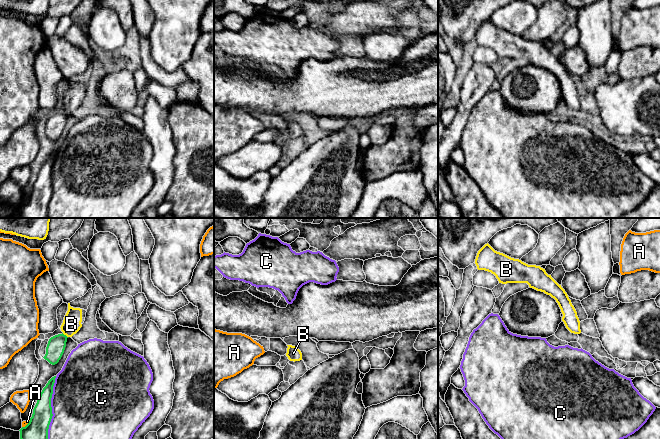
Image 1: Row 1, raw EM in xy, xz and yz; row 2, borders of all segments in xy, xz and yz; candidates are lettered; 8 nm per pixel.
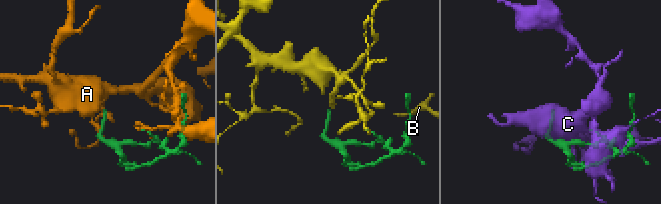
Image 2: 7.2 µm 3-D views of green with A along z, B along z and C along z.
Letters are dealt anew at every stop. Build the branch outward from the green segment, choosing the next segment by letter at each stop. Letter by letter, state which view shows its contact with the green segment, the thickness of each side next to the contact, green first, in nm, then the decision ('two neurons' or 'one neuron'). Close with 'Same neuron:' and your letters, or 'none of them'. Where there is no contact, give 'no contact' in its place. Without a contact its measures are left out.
A: meets green in xy; 170 nm thick on the green side, 50 nm on the other; two neurons
B: meets green in xy; 150 nm thick on the green side, 150 nm on the other; one neuron
C: meets green in xy; 170 nm thick on the green side, 500 nm on the other; two neurons
Same neuron: B

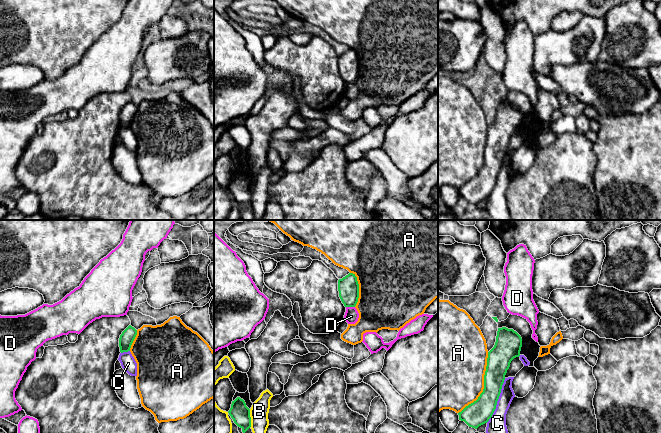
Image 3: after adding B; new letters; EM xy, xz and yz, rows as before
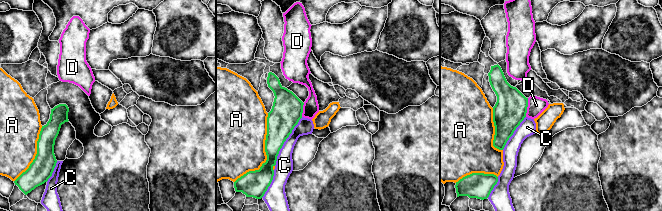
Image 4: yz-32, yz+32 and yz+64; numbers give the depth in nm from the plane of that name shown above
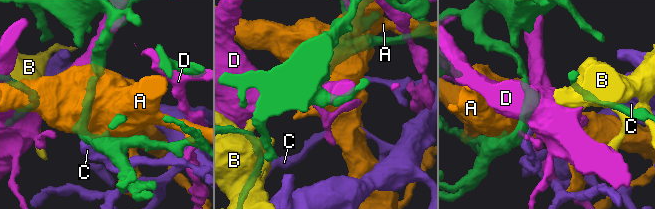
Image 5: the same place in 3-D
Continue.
A: meets green in yz; 200 nm thick on the green side, 480 nm on the other; two neurons
B: meets green in xz; 160 nm thick on the green side, 150 nm on the other; two neurons
C: meets green in yz; 200 nm thick on the green side, 140 nm on the other; two neurons
D: meets green in xz; 170 nm thick on the green side, 120 nm on the other; two neurons
Same neuron: none of them

